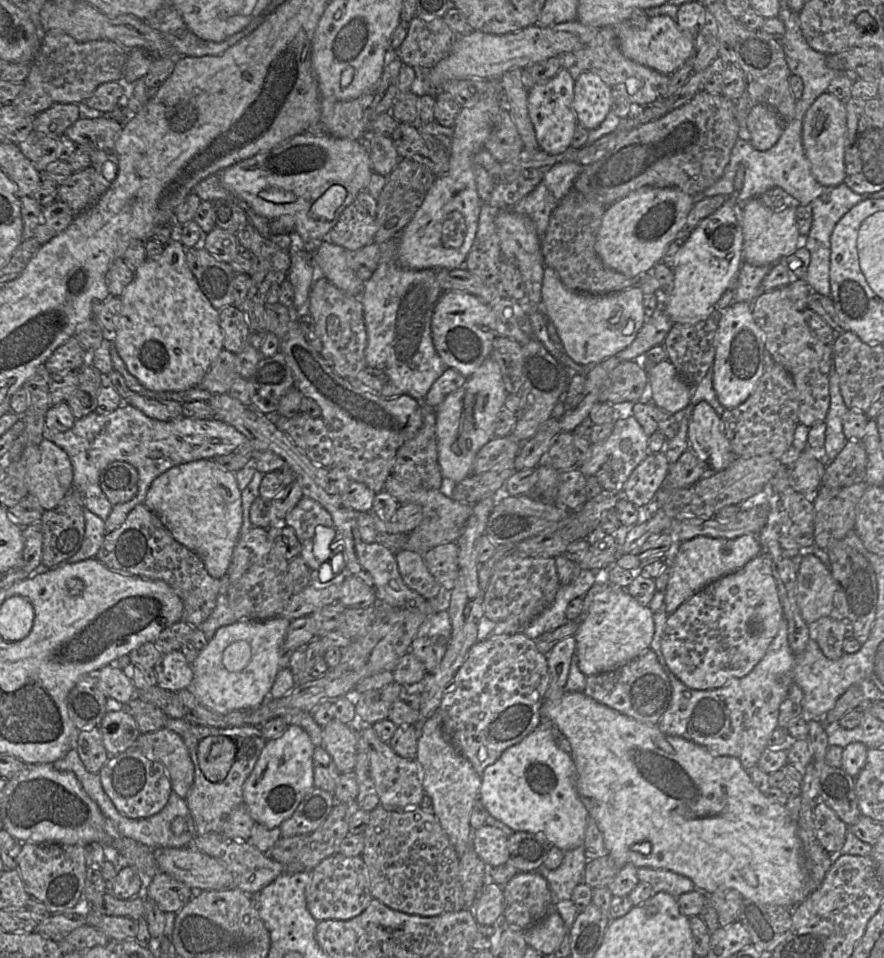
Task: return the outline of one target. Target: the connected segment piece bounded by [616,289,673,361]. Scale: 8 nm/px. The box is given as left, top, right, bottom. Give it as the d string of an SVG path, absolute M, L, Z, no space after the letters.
M662 289L654 294L657 297L656 309L652 316L645 320L634 341L616 354L621 361L636 359L645 355L653 346L662 344L673 325L667 313L669 295L666 295Z

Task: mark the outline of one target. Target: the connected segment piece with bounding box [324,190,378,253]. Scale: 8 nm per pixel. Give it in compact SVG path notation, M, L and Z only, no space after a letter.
M366 190L360 191L324 240L345 248L349 253L374 242L377 231L377 205L377 200Z

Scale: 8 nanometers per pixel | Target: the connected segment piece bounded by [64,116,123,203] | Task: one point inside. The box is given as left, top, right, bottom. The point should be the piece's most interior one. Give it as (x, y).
(98, 136)

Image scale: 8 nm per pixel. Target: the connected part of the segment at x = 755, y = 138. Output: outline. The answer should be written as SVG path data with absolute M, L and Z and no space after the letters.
M755 104L747 117L749 141L755 149L766 151L778 141L784 125L773 108L765 104Z

